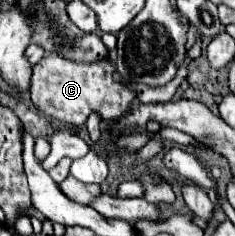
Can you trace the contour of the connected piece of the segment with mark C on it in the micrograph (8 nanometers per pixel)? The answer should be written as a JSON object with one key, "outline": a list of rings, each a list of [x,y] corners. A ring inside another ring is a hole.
{"outline":[[[45,53],[45,57],[33,65],[31,101],[43,115],[75,127],[81,127],[91,111],[101,113],[105,121],[115,121],[131,107],[135,93],[129,87],[121,85],[113,75],[115,67],[111,61],[73,63],[63,59],[61,55]]]}

